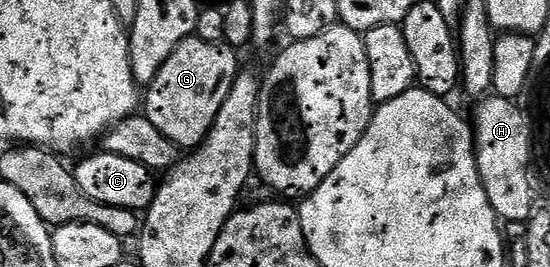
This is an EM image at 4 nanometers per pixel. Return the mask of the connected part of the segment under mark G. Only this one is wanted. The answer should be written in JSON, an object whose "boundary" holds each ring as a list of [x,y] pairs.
{"boundary":[[[197,38],[188,39],[176,46],[168,62],[164,62],[164,66],[144,92],[144,114],[150,119],[152,126],[156,126],[160,134],[168,137],[179,149],[197,148],[210,133],[210,127],[216,122],[216,114],[220,114],[220,106],[224,106],[224,98],[228,98],[234,79],[240,74],[238,56],[239,53],[229,46],[204,42]]]}

